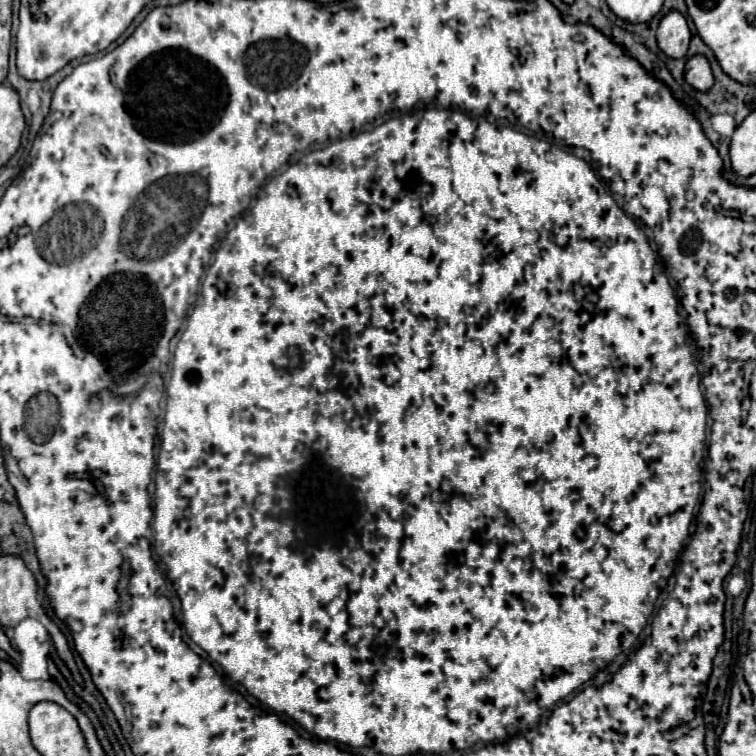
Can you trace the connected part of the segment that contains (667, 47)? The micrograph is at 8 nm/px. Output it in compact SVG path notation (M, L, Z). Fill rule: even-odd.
M676 9L666 13L658 25L658 45L668 57L684 57L690 43L690 29L684 15Z

